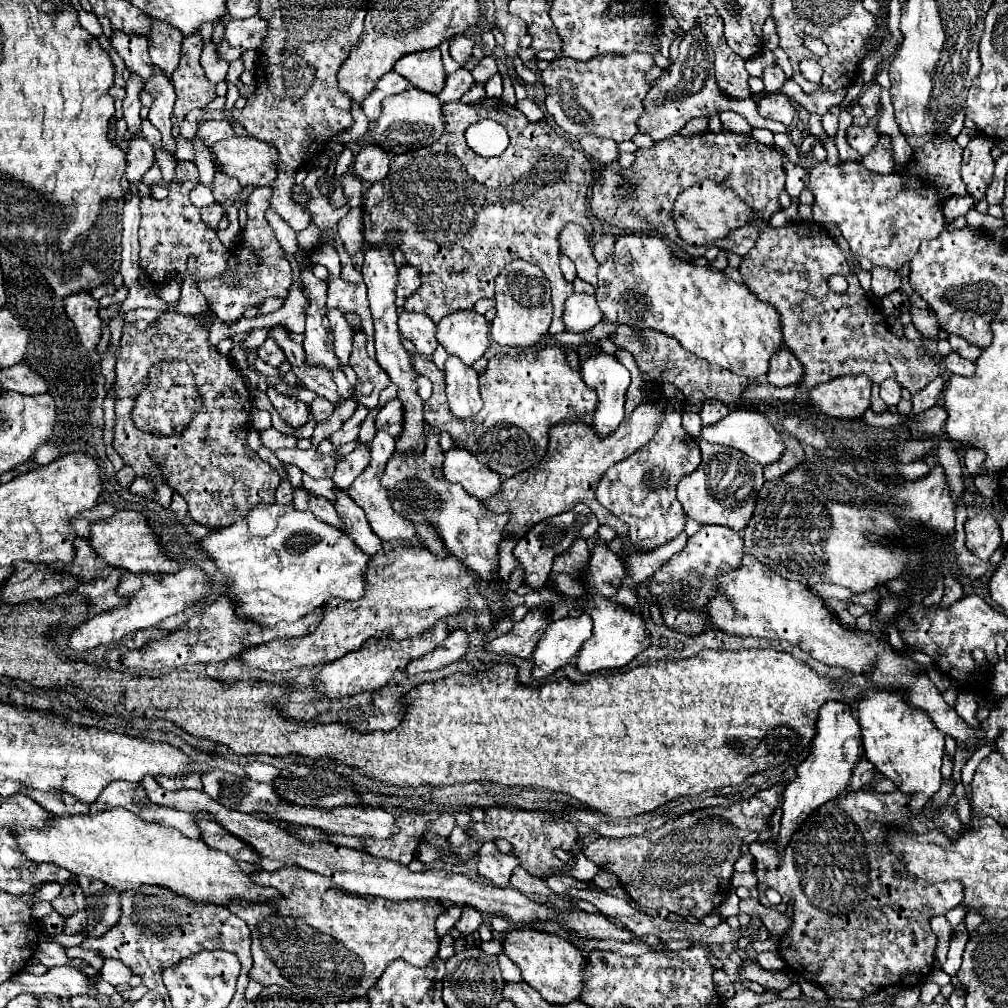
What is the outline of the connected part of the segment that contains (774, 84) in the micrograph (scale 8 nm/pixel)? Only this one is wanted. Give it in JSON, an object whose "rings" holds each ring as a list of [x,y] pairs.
{"rings":[[[777,65],[765,67],[765,71],[763,71],[763,85],[765,85],[763,91],[765,93],[771,93],[771,91],[781,89],[783,83],[785,83],[785,73],[781,71],[781,67],[777,67]]]}

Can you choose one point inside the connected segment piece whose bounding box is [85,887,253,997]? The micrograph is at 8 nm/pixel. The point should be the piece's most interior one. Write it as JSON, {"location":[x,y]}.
{"location":[157,929]}

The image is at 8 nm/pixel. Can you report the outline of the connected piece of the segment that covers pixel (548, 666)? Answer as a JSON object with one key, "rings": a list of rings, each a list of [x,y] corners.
{"rings":[[[587,613],[551,621],[531,655],[531,681],[541,681],[543,677],[549,677],[553,671],[571,663],[579,647],[591,637],[591,627],[593,621]]]}

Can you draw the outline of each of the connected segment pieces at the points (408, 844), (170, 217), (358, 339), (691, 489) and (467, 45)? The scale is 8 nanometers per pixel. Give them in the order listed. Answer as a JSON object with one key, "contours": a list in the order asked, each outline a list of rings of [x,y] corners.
{"contours":[[[[403,813],[395,817],[399,831],[391,839],[373,839],[361,837],[363,847],[361,851],[369,855],[383,855],[385,859],[399,861],[401,865],[409,865],[417,853],[419,839],[427,827],[429,817],[421,813]]],[[[179,161],[175,169],[175,177],[169,183],[169,197],[163,201],[153,199],[151,195],[137,193],[139,209],[141,209],[141,225],[139,225],[139,267],[153,279],[155,271],[163,273],[179,273],[187,275],[187,261],[195,257],[197,269],[193,273],[193,281],[211,281],[221,277],[227,269],[229,249],[219,241],[217,231],[203,223],[199,209],[189,201],[191,189],[199,185],[199,173],[195,163]]],[[[361,331],[353,335],[353,371],[357,373],[357,383],[365,383],[365,381],[373,383],[373,387],[375,387],[373,397],[367,397],[367,399],[377,399],[379,393],[385,387],[389,387],[387,373],[383,373],[383,369],[379,369],[377,361],[367,357],[365,335]]],[[[697,439],[703,461],[691,477],[685,477],[677,485],[677,499],[683,505],[687,517],[699,521],[701,525],[723,525],[731,527],[735,531],[743,531],[753,515],[757,493],[763,487],[763,465],[757,461],[751,461],[745,453],[739,453],[737,449],[723,447],[723,445],[711,445],[705,439]]],[[[459,35],[459,37],[453,37],[449,41],[449,55],[459,63],[467,63],[471,59],[471,49],[473,49],[473,41],[465,35]]]]}

